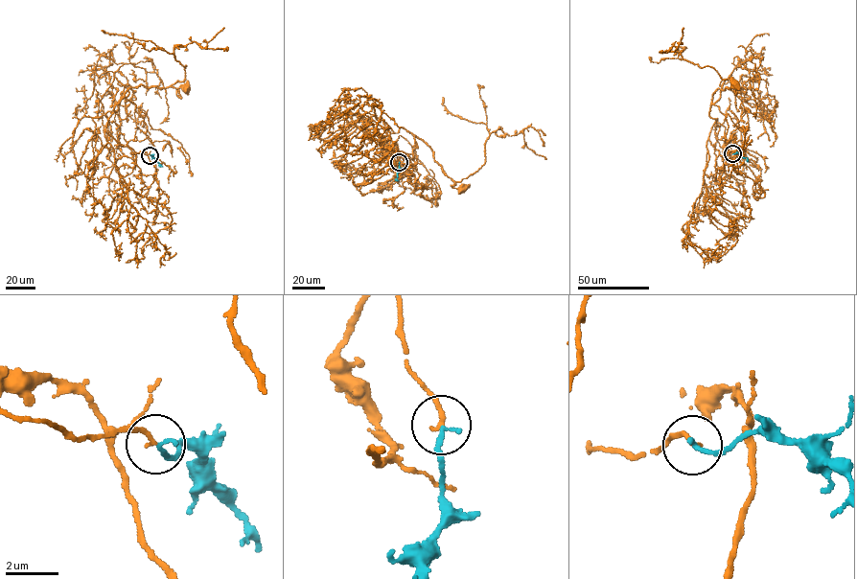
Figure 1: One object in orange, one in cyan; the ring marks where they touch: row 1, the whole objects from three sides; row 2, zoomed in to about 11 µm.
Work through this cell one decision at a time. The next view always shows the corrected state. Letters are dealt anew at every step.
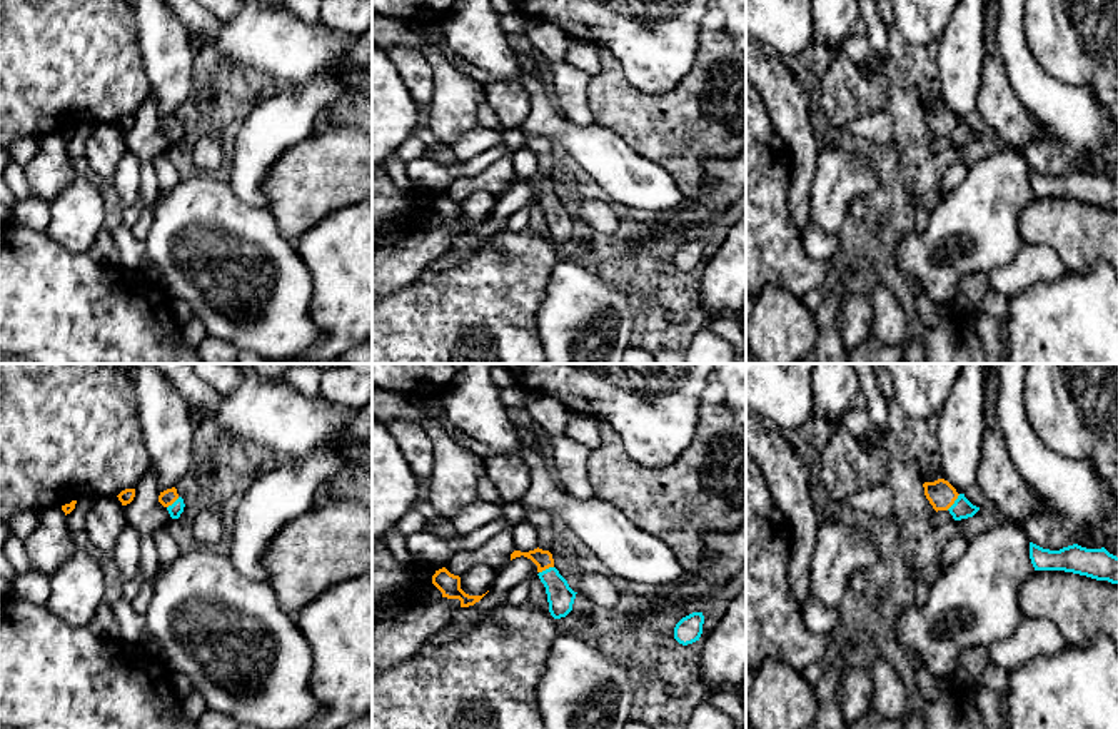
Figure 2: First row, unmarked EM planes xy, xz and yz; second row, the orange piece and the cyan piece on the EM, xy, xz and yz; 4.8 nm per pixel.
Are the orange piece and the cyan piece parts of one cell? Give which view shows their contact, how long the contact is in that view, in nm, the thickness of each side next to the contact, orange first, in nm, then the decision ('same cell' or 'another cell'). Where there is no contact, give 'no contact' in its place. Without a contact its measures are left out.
meets orange in yz; contact 100 nm long; 140 nm thick on the orange side, 100 nm on the other; same cell

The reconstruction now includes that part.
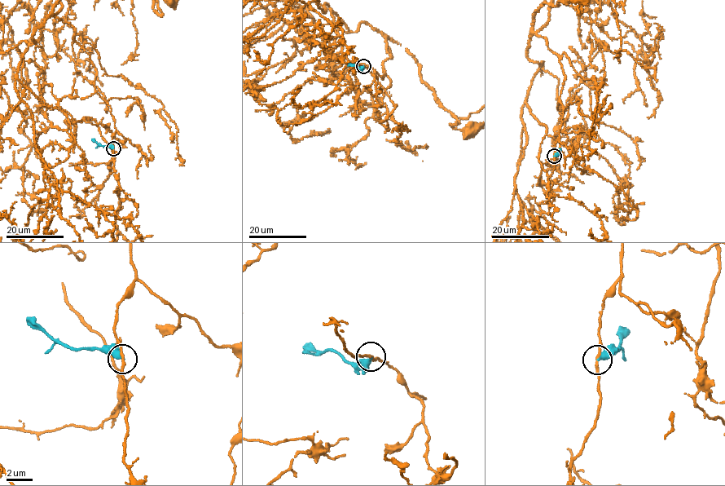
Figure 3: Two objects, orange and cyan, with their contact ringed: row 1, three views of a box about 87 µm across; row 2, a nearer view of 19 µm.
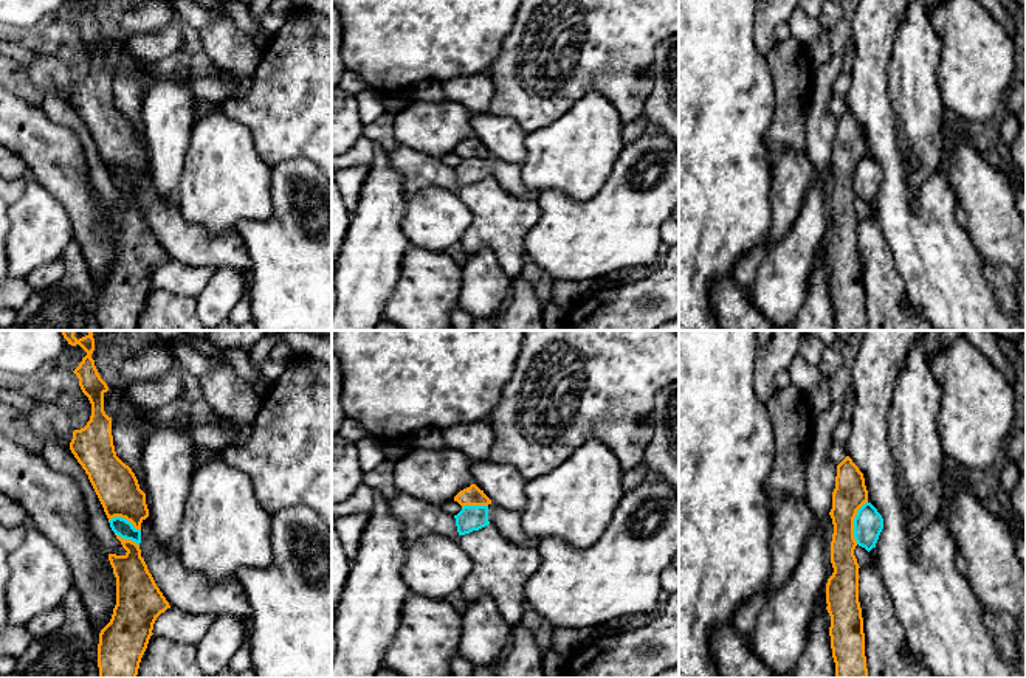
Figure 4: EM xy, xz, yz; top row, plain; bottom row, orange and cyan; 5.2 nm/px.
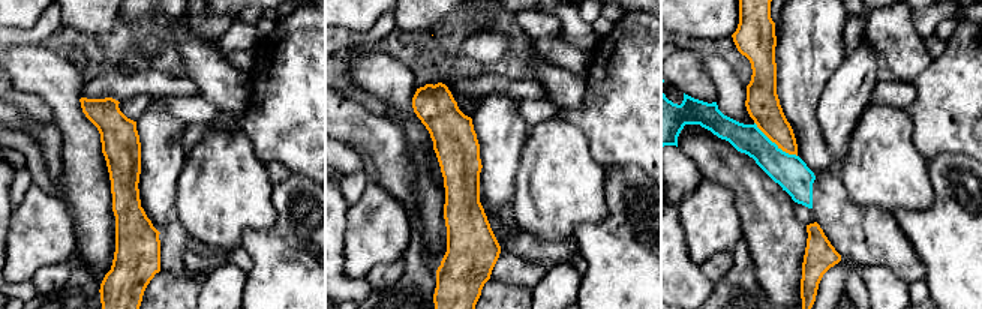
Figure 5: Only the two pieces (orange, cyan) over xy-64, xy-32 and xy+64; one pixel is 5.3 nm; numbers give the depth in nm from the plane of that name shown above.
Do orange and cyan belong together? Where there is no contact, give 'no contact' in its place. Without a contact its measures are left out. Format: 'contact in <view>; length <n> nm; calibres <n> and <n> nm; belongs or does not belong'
contact in yz; length 240 nm; calibres 170 and 160 nm; does not belong

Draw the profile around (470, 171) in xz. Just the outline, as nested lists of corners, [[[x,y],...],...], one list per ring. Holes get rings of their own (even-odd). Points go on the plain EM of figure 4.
[[[494,157],[488,158],[463,158],[462,163],[454,168],[459,188],[479,183],[488,177],[493,177],[510,194],[536,200],[539,192],[524,185],[521,178],[522,164],[513,164]]]

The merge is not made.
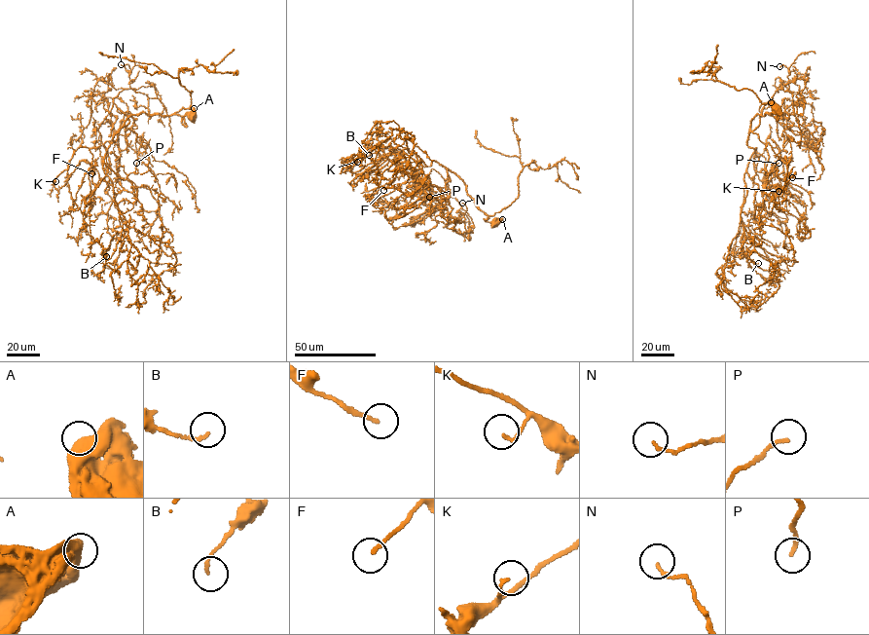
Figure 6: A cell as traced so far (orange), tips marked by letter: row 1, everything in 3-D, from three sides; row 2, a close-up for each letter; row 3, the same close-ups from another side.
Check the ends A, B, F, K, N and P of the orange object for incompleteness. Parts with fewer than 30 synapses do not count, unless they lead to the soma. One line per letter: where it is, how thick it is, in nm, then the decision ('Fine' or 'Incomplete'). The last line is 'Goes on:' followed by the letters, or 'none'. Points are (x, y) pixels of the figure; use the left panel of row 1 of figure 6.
A: Place: (194, 108). Thickness 800 nm. Fine
B: Place: (106, 256). Thickness 140 nm. Fine
F: Place: (91, 173). Thickness 140 nm. Incomplete
K: Place: (55, 181). Thickness 120 nm. Fine
N: Place: (121, 64). Thickness 120 nm. Incomplete
P: Place: (136, 163). Thickness 160 nm. Incomplete
Goes on: F, N, P

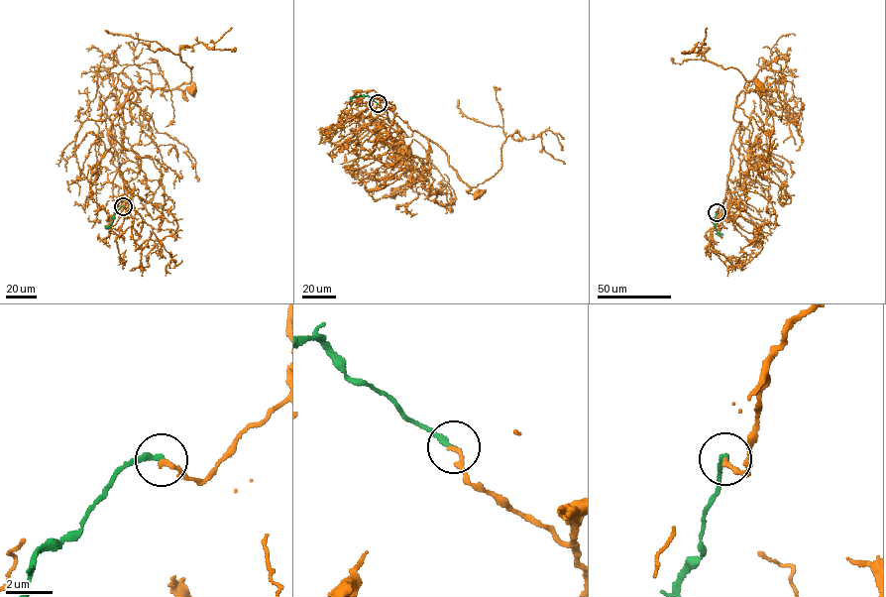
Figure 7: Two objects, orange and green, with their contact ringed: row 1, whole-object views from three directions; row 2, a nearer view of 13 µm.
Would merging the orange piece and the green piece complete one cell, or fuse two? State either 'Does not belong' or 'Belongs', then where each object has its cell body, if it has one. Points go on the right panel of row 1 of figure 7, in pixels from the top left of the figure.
Belongs. Soma of orange: (760, 85). Soma of green: none

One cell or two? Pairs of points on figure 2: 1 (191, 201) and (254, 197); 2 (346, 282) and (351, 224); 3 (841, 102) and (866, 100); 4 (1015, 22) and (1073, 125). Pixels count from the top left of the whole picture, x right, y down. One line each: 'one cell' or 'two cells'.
1: two cells
2: one cell
3: one cell
4: one cell

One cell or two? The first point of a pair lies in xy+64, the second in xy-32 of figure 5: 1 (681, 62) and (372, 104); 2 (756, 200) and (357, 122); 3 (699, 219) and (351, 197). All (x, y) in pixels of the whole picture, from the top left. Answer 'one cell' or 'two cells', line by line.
1: one cell
2: one cell
3: two cells

